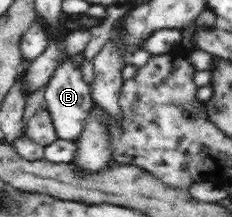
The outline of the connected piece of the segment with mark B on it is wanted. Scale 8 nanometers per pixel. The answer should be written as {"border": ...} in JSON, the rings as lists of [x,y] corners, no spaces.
{"border":[[[64,56],[64,59],[60,60],[60,64],[48,81],[44,101],[44,106],[50,112],[53,120],[58,139],[71,142],[78,140],[80,132],[84,128],[84,121],[92,111],[93,100],[91,99],[90,86],[83,82],[81,70],[73,64],[73,60],[69,56]]]}

